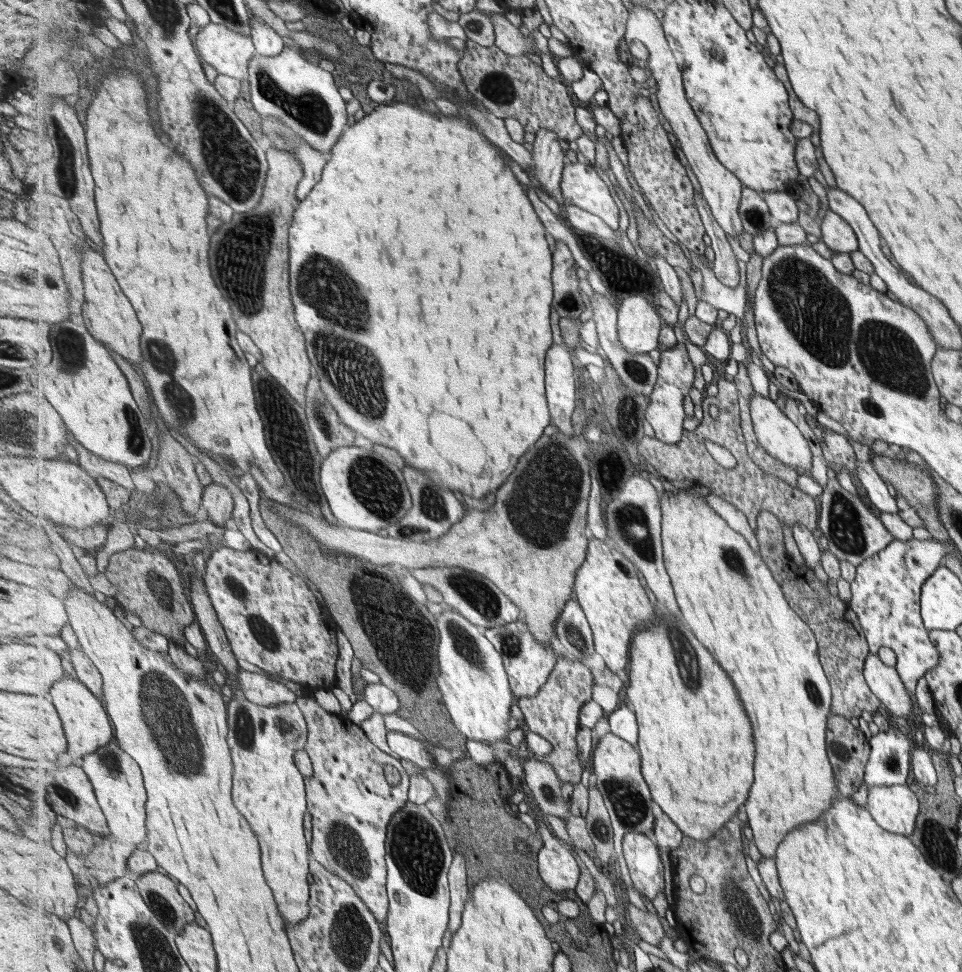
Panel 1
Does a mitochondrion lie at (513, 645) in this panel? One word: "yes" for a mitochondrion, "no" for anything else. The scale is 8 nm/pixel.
yes

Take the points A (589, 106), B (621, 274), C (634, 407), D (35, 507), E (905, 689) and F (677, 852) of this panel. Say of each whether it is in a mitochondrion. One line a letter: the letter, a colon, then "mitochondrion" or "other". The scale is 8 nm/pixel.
A: other
B: mitochondrion
C: mitochondrion
D: other
E: other
F: other

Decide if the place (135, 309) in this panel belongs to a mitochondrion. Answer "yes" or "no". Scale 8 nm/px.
no

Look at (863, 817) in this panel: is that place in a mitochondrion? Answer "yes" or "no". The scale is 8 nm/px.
no

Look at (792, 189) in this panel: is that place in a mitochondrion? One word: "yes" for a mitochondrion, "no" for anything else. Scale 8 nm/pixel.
no

